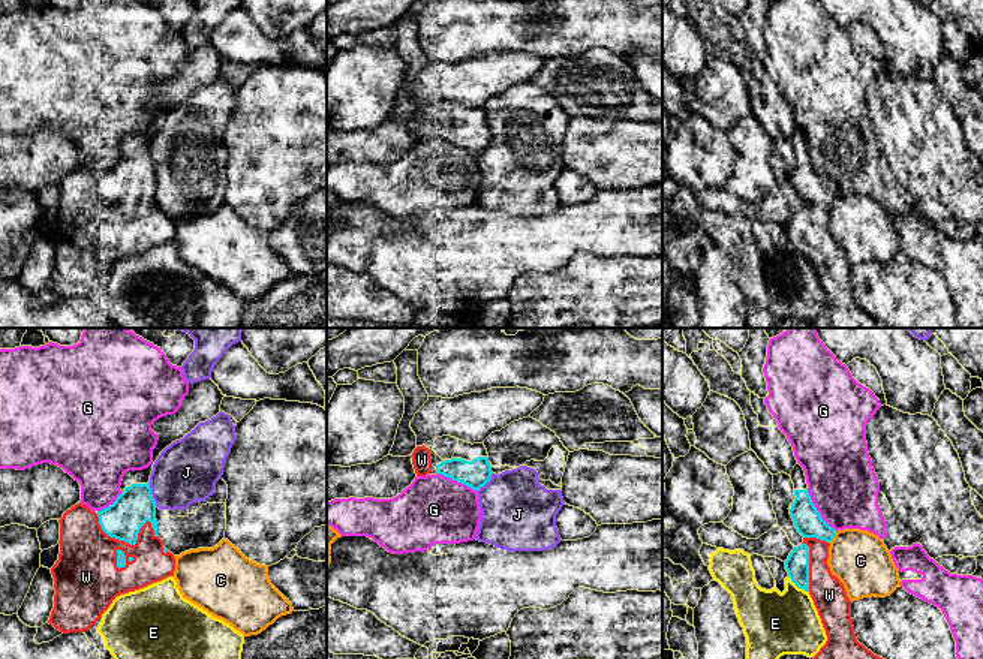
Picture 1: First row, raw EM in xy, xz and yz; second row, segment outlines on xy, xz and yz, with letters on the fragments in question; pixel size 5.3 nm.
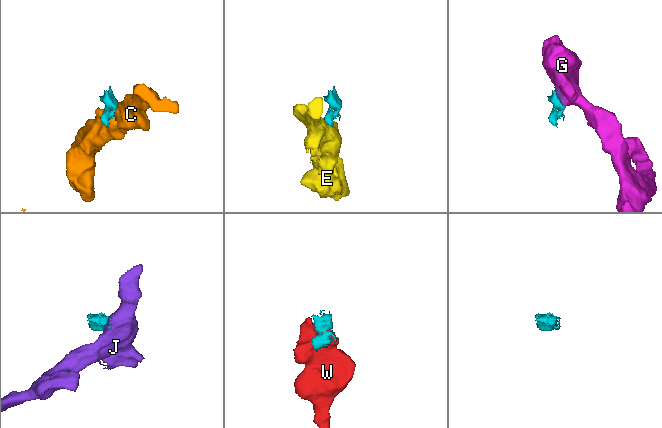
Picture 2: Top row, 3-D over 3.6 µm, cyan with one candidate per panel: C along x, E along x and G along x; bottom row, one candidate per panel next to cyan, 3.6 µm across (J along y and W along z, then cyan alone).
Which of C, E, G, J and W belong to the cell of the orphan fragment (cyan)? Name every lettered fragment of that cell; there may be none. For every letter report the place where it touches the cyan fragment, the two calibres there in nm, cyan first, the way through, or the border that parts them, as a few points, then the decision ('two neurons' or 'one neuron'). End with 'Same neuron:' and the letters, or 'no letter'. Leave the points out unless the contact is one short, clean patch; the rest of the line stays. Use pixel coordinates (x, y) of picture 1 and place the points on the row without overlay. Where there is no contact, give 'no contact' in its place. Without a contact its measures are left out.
C: meets cyan in yz at (833, 201); 150 nm thick on the cyan side, 320 nm on the other; border along yz (836, 196), (829, 207); two neurons
E: meets cyan in yz at (797, 250); 130 nm thick on the cyan side, 340 nm on the other; two neurons
G: meets cyan in yz at (817, 175); 150 nm thick on the cyan side, 380 nm on the other; two neurons
J: meets cyan in xy at (152, 159); 200 nm thick on the cyan side, 340 nm on the other; border along xy (149, 147), (156, 169); two neurons
W: meets cyan in xy at (131, 208); 200 nm thick on the cyan side, 320 nm on the other; one neuron
Same neuron: W

